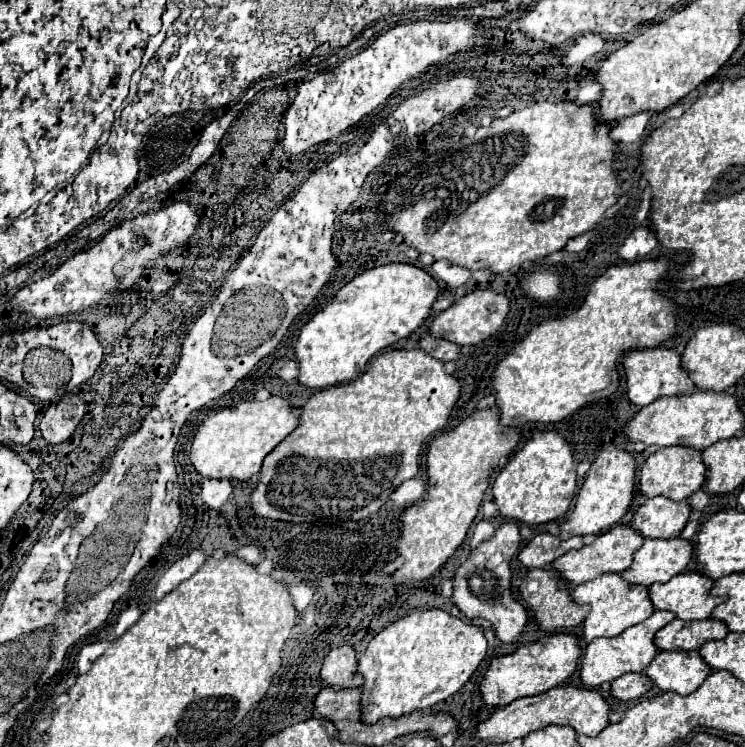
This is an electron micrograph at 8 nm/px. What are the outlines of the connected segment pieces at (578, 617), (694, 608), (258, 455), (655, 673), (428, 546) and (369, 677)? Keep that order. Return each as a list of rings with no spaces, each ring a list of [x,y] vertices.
[[[532,568],[520,586],[520,594],[526,600],[526,606],[534,610],[536,622],[548,632],[578,626],[584,622],[584,614],[588,614],[588,606],[576,606],[576,602],[572,602],[572,588],[560,586],[560,574],[556,574],[556,570]]]
[[[684,572],[684,574],[678,574],[676,578],[672,578],[666,584],[660,584],[660,582],[652,584],[648,588],[648,592],[650,592],[650,600],[652,600],[652,604],[654,604],[656,610],[670,610],[680,620],[704,620],[704,618],[710,618],[712,610],[724,600],[720,596],[712,596],[710,594],[712,586],[714,586],[714,580],[708,578],[706,574]]]
[[[270,396],[264,402],[242,400],[232,408],[220,408],[208,416],[194,434],[190,460],[206,478],[250,480],[260,472],[264,456],[298,426],[298,420],[296,408],[280,396]]]
[[[660,652],[644,670],[660,690],[672,690],[682,696],[694,692],[714,670],[698,652]]]
[[[496,404],[474,412],[464,422],[460,422],[454,430],[432,440],[432,444],[428,448],[428,460],[426,460],[426,464],[428,464],[428,492],[420,502],[406,508],[402,514],[402,538],[400,538],[398,554],[404,556],[406,562],[394,572],[396,584],[404,584],[410,580],[424,580],[446,564],[446,560],[462,544],[472,520],[478,514],[480,502],[488,488],[490,474],[496,470],[500,458],[508,456],[516,448],[518,440],[520,440],[518,428],[508,428],[508,426],[500,424],[500,410]]]
[[[430,608],[430,610],[414,610],[388,628],[384,628],[376,638],[370,640],[366,652],[358,660],[358,672],[364,676],[362,686],[362,718],[364,722],[372,724],[386,716],[404,716],[414,710],[426,710],[434,706],[440,700],[446,700],[454,692],[458,692],[468,678],[474,674],[474,670],[480,666],[480,662],[486,656],[486,636],[484,628],[470,624],[468,620],[462,620],[458,616],[448,614],[442,608]]]

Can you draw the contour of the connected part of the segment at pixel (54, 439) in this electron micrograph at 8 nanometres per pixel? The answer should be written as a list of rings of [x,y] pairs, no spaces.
[[[74,394],[64,396],[64,400],[60,400],[58,404],[52,404],[44,412],[40,422],[42,438],[50,446],[66,442],[78,428],[82,416],[84,416],[84,402],[78,400],[78,396]]]

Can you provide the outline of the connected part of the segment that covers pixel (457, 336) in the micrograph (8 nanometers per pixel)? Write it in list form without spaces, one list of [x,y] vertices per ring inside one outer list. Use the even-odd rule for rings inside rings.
[[[474,290],[474,292],[468,292],[466,296],[462,296],[448,310],[440,312],[434,318],[430,332],[436,338],[444,338],[444,340],[450,340],[450,342],[478,344],[478,342],[490,338],[504,324],[508,312],[510,312],[510,300],[504,294],[498,294],[498,292],[492,292],[492,290]]]

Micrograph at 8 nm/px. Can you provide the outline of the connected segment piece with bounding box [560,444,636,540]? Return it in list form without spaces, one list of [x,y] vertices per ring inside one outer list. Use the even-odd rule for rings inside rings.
[[[606,444],[604,450],[592,462],[588,476],[576,496],[576,504],[570,510],[568,518],[562,522],[560,536],[566,540],[574,534],[588,536],[588,534],[600,534],[604,530],[610,530],[628,512],[632,498],[634,498],[634,484],[636,484],[634,456],[630,452],[618,448],[616,444]]]

